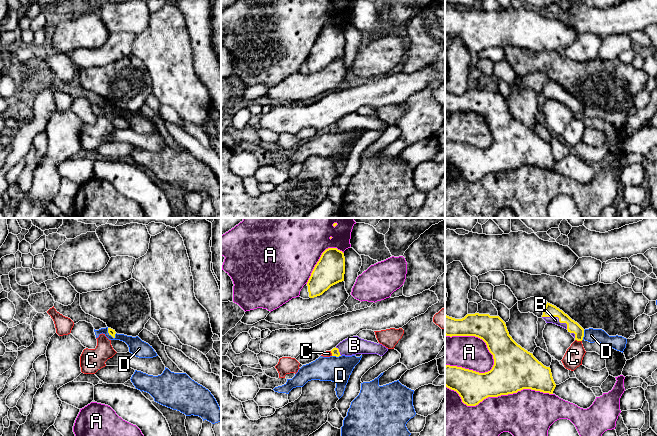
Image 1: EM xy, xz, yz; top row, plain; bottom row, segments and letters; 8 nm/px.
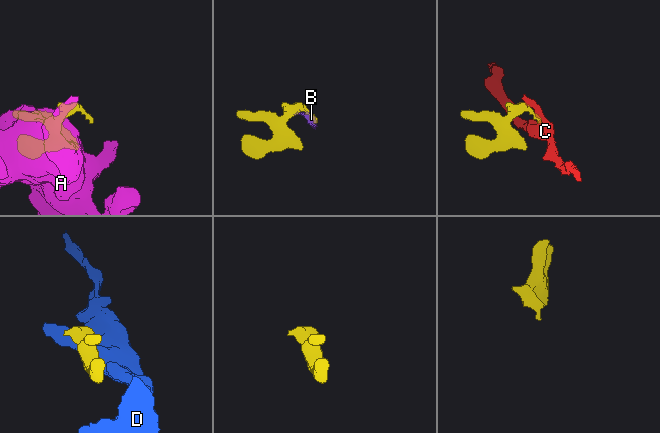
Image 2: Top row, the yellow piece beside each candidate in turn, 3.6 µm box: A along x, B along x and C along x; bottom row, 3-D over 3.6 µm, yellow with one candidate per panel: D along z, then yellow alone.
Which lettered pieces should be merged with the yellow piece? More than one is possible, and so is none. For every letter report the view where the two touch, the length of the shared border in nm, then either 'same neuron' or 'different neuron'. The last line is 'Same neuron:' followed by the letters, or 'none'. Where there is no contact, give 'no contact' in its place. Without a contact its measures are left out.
A: yz | 480 nm | different neuron
B: yz | 220 nm | same neuron
C: yz | 60 nm | different neuron
D: yz | 80 nm | different neuron
Same neuron: B

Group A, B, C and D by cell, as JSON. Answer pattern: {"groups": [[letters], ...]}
{"groups": [["A"], ["B"], ["C"], ["D"]]}

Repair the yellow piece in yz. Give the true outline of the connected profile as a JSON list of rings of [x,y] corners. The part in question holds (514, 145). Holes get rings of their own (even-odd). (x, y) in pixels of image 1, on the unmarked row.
[[[445,90],[446,112],[475,112],[482,115],[493,131],[494,141],[485,149],[457,142],[445,142],[445,162],[456,167],[467,182],[476,182],[488,173],[498,173],[531,165],[553,170],[556,160],[550,143],[544,142],[532,129],[518,121],[509,111],[505,98],[499,92],[489,90],[467,90],[462,95],[455,95]]]

